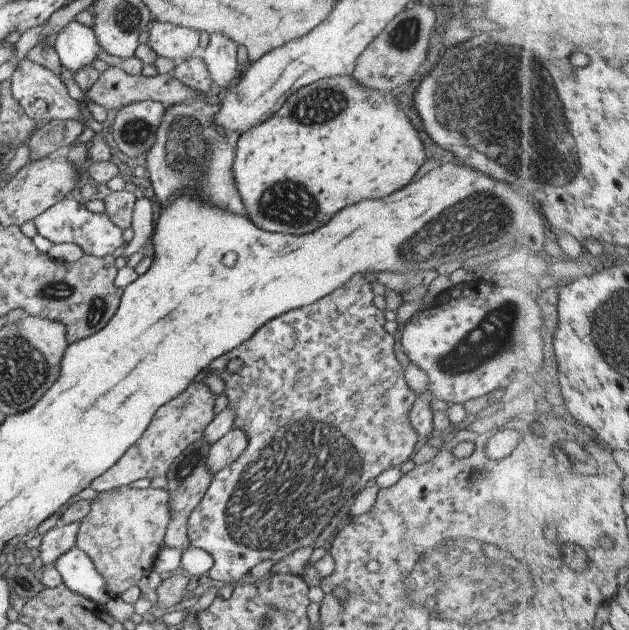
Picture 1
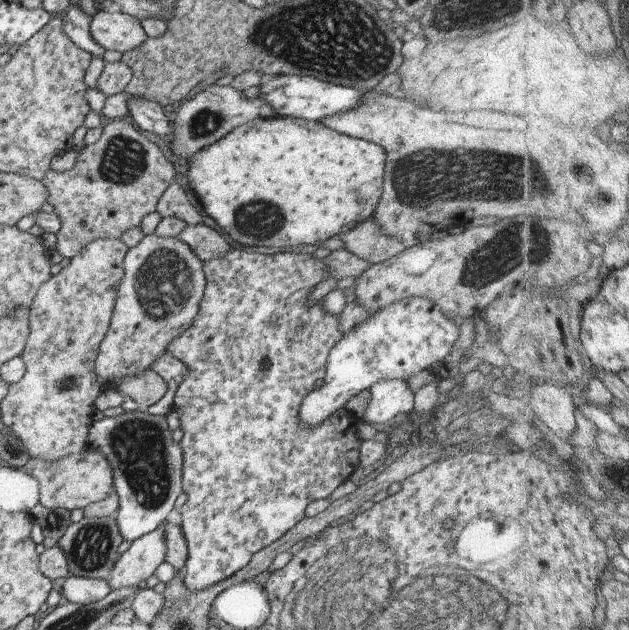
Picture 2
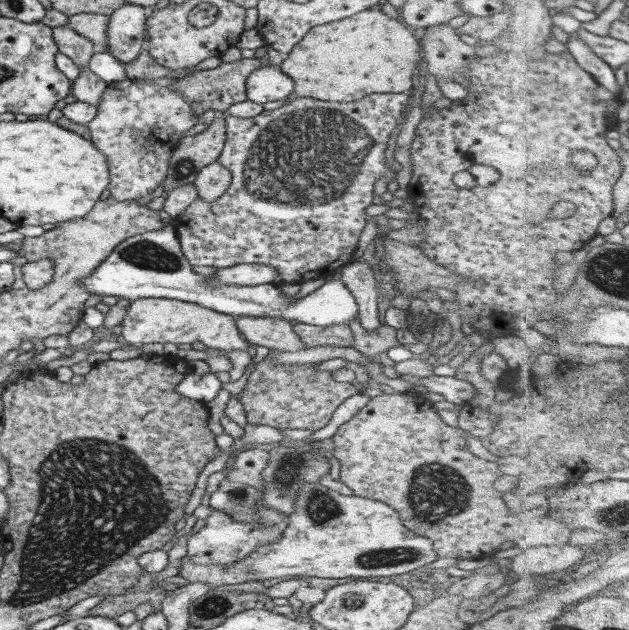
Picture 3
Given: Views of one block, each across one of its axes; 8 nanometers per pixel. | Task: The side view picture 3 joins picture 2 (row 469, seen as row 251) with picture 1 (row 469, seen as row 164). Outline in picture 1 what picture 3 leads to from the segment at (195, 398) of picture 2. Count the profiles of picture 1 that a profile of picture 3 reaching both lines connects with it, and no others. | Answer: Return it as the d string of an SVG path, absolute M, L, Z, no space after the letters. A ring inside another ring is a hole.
M354 274L346 284L334 292L330 292L324 298L316 300L310 306L286 312L286 314L266 322L266 325L257 330L256 334L246 340L244 344L240 344L231 352L216 358L207 367L210 375L215 374L226 382L225 391L228 403L234 408L233 428L244 430L248 436L248 446L246 446L244 453L232 462L231 467L218 470L213 475L212 483L208 486L206 494L188 518L189 545L204 550L212 556L213 564L206 574L207 578L226 583L238 582L242 576L250 572L260 562L273 560L277 563L292 555L296 550L314 544L331 519L352 496L358 497L358 492L362 491L370 480L376 479L382 472L395 467L400 468L402 463L409 460L423 442L418 432L412 428L410 418L408 418L408 412L417 400L416 394L406 382L405 368L398 362L394 354L395 341L389 324L385 320L384 311L378 310L373 304L375 296L372 289L363 274ZM234 358L241 359L243 367L240 371L230 374L226 366Z

